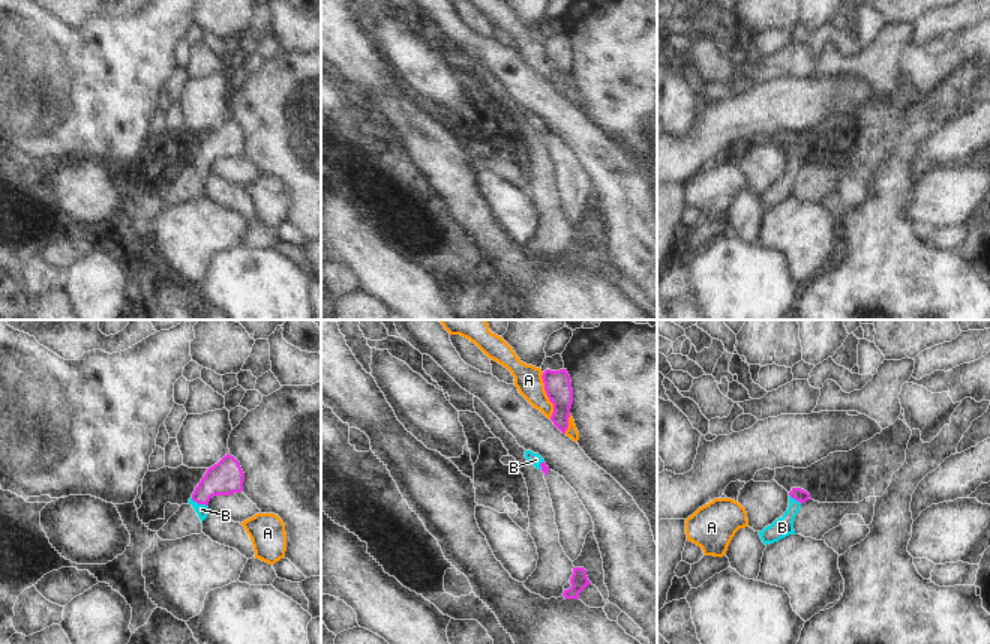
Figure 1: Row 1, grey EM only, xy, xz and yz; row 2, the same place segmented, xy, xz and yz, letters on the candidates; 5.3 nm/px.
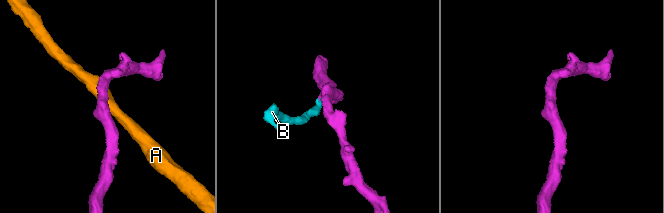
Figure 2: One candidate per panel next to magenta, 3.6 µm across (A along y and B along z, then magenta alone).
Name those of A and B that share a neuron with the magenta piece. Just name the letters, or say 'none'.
B

